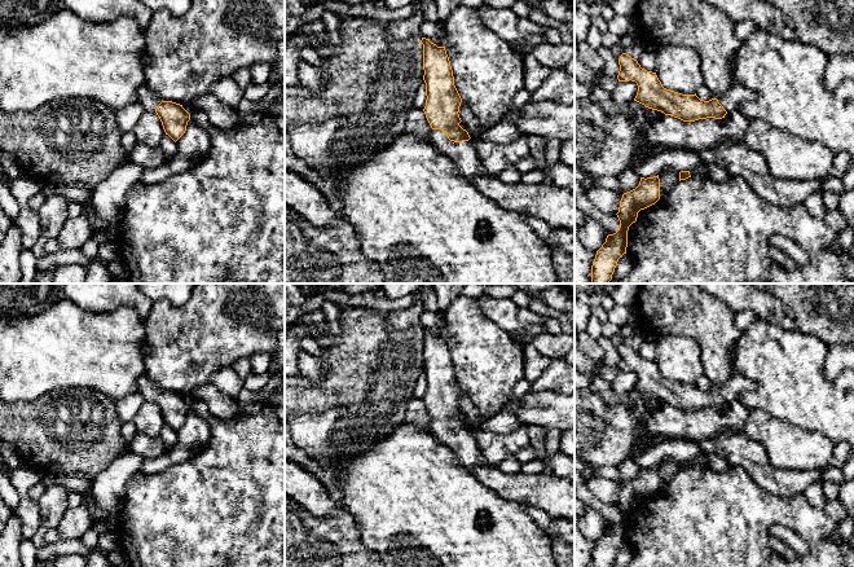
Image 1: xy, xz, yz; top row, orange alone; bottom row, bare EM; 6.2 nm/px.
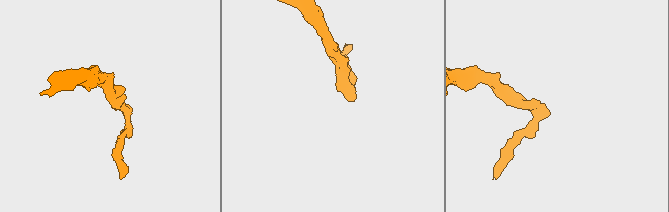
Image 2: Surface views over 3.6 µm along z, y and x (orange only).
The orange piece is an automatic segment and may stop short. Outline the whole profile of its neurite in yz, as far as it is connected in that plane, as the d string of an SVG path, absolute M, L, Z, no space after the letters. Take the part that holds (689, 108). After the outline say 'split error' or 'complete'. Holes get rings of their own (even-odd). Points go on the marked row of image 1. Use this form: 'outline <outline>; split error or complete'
outline M626 53L620 56L619 65L619 82L631 80L638 85L634 101L683 122L706 118L722 119L727 113L739 111L743 102L756 100L753 91L735 82L722 97L704 101L696 93L682 94L664 88L656 72L642 69L638 61Z; split error

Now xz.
outline M426 38L421 43L427 96L423 111L432 128L430 144L453 163L455 172L465 180L471 183L479 177L490 177L476 146L468 141L468 132L459 126L462 98L454 85L445 47L437 47Z; split error

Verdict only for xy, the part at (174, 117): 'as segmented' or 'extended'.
extended

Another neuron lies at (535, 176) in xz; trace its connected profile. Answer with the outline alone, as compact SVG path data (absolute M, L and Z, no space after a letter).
M534 168L527 173L521 173L520 181L524 184L540 184L543 181L543 177L545 177L543 172Z

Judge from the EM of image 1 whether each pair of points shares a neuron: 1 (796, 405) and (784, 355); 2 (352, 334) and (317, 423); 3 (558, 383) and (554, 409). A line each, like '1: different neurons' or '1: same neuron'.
1: same neuron
2: different neurons
3: different neurons

